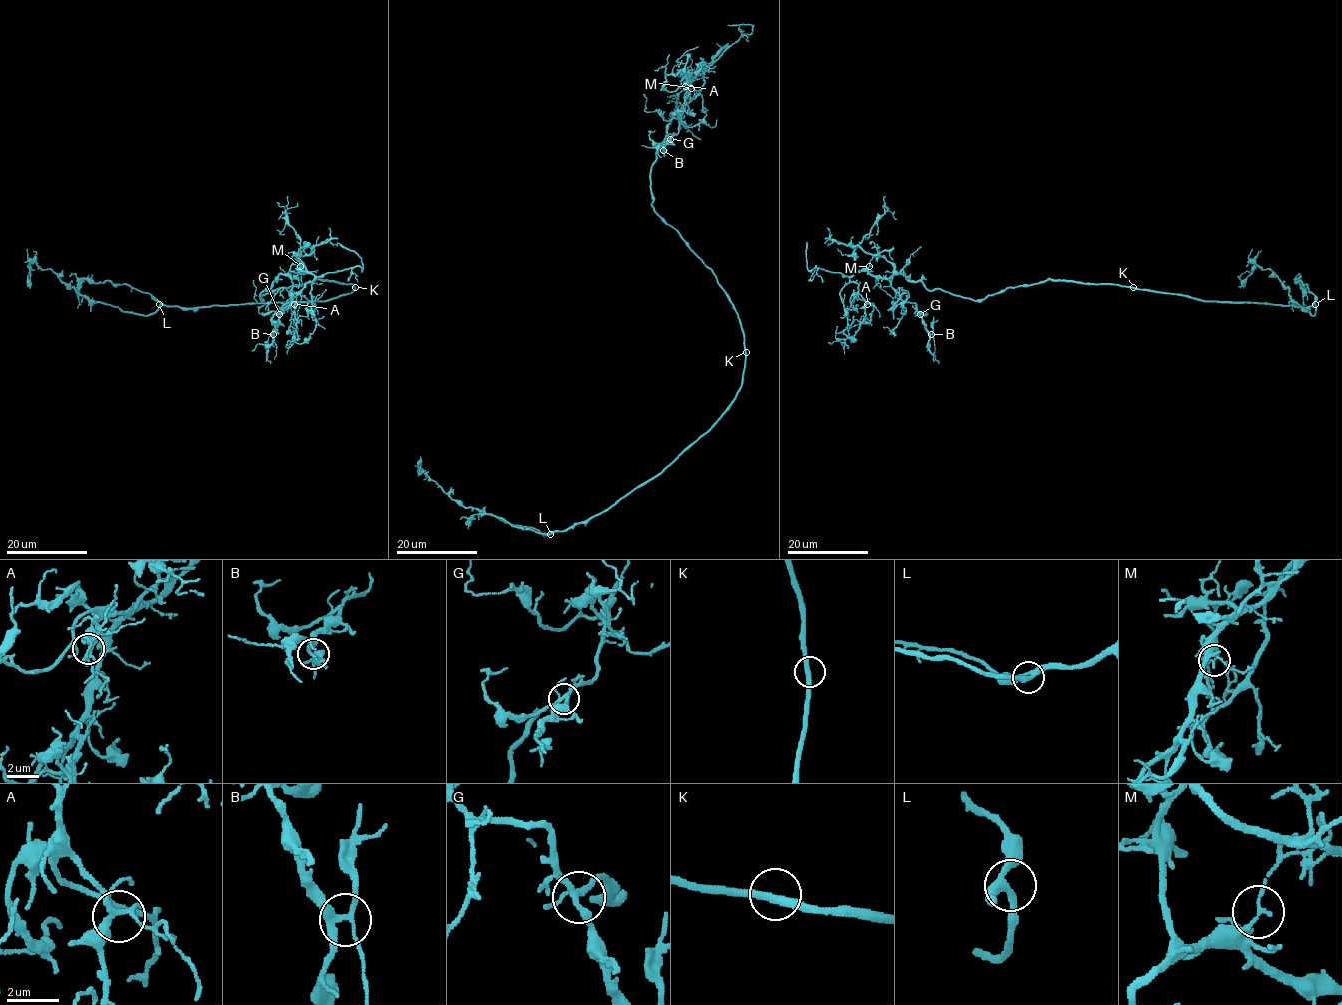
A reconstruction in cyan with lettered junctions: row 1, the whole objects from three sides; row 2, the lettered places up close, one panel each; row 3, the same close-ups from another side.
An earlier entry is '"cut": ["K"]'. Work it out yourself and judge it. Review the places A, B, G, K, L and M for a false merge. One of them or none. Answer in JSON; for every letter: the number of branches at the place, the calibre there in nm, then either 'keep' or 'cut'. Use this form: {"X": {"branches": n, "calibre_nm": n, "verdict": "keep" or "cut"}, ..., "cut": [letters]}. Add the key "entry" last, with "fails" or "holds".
{"A": {"branches": 3, "calibre_nm": 240, "verdict": "keep"}, "B": {"branches": 4, "calibre_nm": 240, "verdict": "keep"}, "G": {"branches": 4, "calibre_nm": 200, "verdict": "keep"}, "K": {"branches": 2, "calibre_nm": 320, "verdict": "keep"}, "L": {"branches": 3, "calibre_nm": 280, "verdict": "keep"}, "M": {"branches": 2, "calibre_nm": 150, "verdict": "keep"}, "cut": [], "entry": "fails"}

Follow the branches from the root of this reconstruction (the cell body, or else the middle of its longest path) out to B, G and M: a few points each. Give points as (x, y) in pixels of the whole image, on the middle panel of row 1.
B: (745, 352), (742, 324), (729, 295), (652, 205), (650, 168), (671, 118), (682, 108), (678, 132), (663, 150)
G: (745, 352), (742, 324), (729, 295), (652, 205), (650, 168), (671, 118), (682, 108), (678, 132), (670, 139)
M: (745, 352), (742, 324), (729, 295), (652, 205), (650, 168), (655, 152), (691, 88)

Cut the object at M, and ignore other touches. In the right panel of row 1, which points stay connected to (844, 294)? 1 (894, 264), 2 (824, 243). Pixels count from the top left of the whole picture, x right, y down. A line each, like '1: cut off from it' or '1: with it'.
1: cut off from it
2: cut off from it

